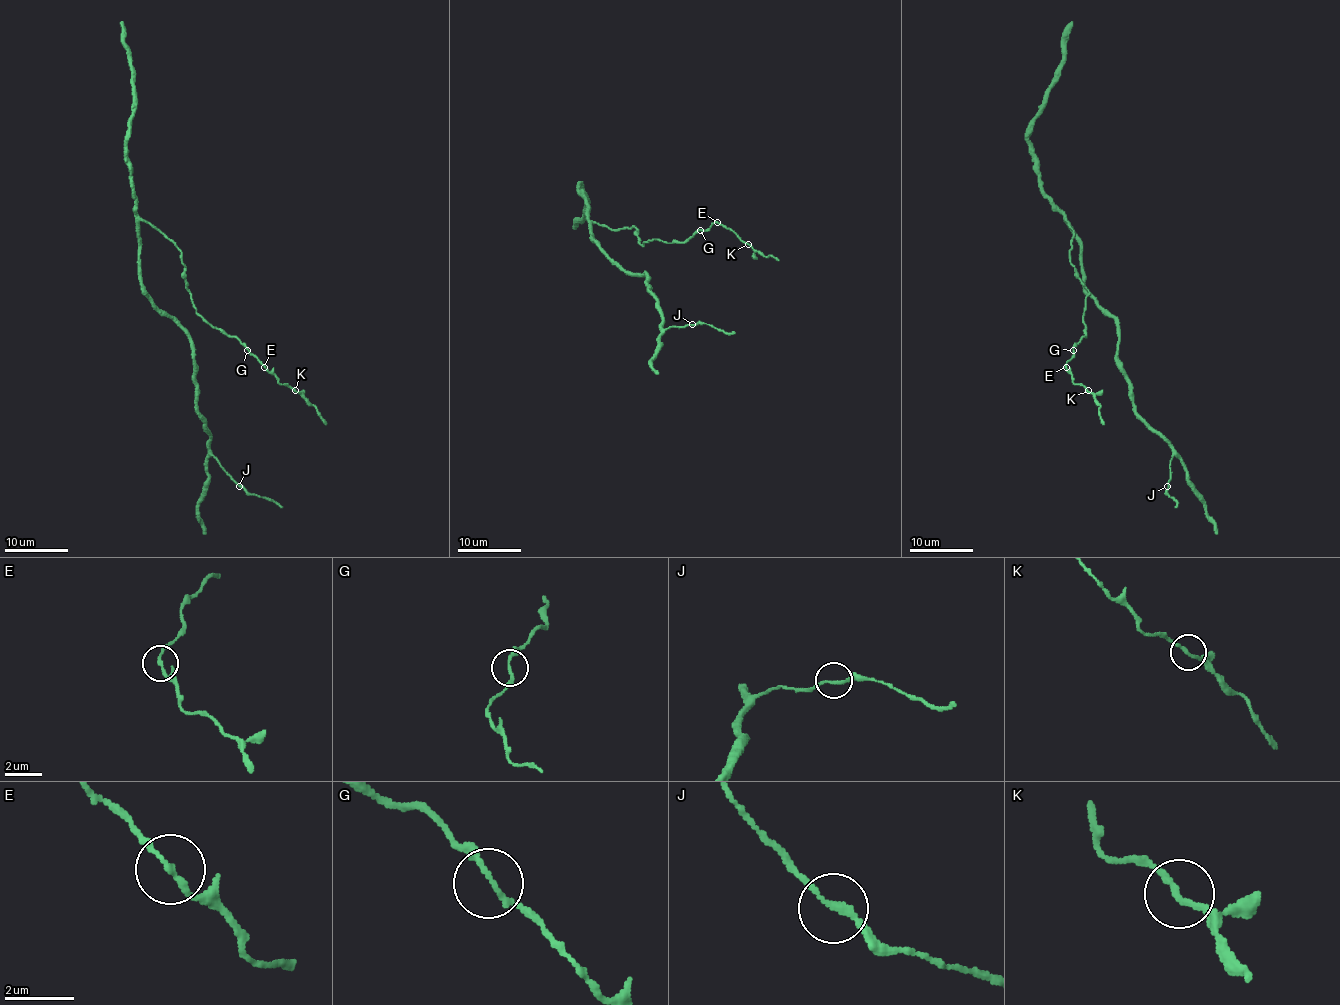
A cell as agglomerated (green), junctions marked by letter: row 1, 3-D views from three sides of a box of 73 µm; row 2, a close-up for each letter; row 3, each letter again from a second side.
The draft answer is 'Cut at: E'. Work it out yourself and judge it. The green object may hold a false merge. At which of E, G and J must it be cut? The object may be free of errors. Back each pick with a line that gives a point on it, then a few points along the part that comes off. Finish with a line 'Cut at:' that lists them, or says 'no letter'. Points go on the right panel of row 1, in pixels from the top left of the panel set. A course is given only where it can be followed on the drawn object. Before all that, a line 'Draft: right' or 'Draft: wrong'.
Draft: right
E: place (1066, 367); course (1065, 366), (1072, 381), (1081, 384), (1100, 405), (1099, 416), (1103, 424)
Cut at: E

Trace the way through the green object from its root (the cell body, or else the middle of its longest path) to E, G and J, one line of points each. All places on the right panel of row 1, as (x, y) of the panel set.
E: (1081, 250), (1067, 220), (1073, 229), (1070, 263), (1089, 295), (1083, 315), (1086, 335), (1065, 366)
G: (1081, 250), (1080, 237), (1067, 220), (1073, 229), (1070, 263), (1089, 293), (1083, 315), (1086, 335), (1073, 350)
J: (1081, 250), (1083, 288), (1116, 320), (1116, 358), (1129, 386), (1132, 408), (1172, 449), (1167, 486)

